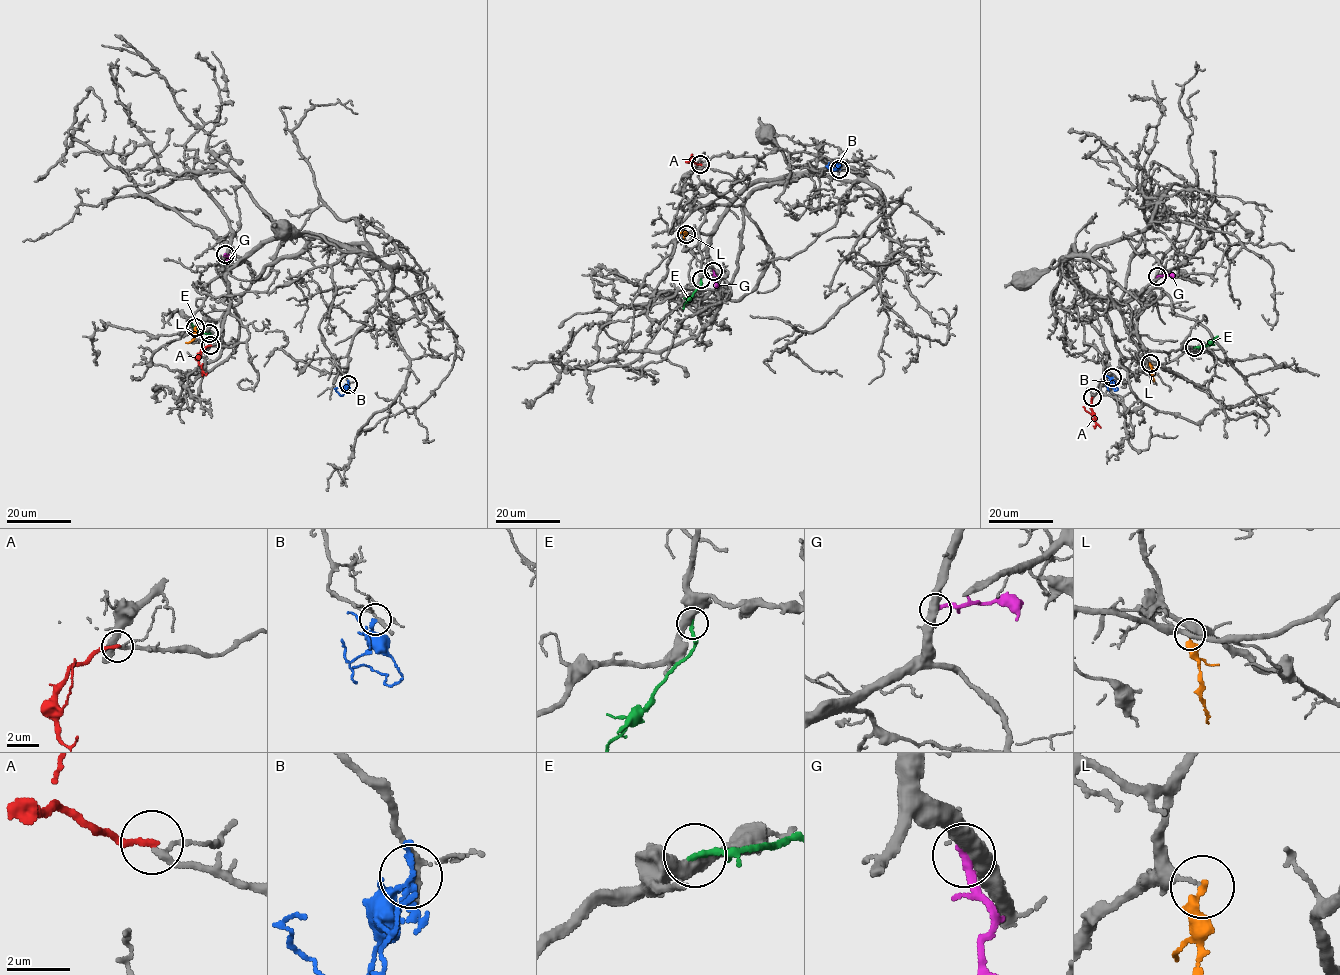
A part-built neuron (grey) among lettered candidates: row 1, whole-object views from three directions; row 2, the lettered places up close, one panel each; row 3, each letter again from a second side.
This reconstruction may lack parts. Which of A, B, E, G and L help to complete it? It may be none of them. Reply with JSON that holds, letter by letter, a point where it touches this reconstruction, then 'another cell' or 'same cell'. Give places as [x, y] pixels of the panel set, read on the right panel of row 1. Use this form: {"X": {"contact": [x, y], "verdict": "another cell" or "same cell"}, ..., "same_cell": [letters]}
{"A": {"contact": [1092, 397], "verdict": "same cell"}, "B": {"contact": [1112, 377], "verdict": "another cell"}, "E": {"contact": [1194, 347], "verdict": "another cell"}, "G": {"contact": [1157, 276], "verdict": "another cell"}, "L": {"contact": [1150, 363], "verdict": "another cell"}, "same_cell": ["A"]}

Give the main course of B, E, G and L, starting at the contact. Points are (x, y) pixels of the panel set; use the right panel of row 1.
B: (1112, 377), (1117, 389), (1108, 387)
E: (1194, 347), (1205, 346), (1217, 336)
G: (1156, 276), (1169, 275), (1173, 278)
L: (1150, 363), (1154, 381)

